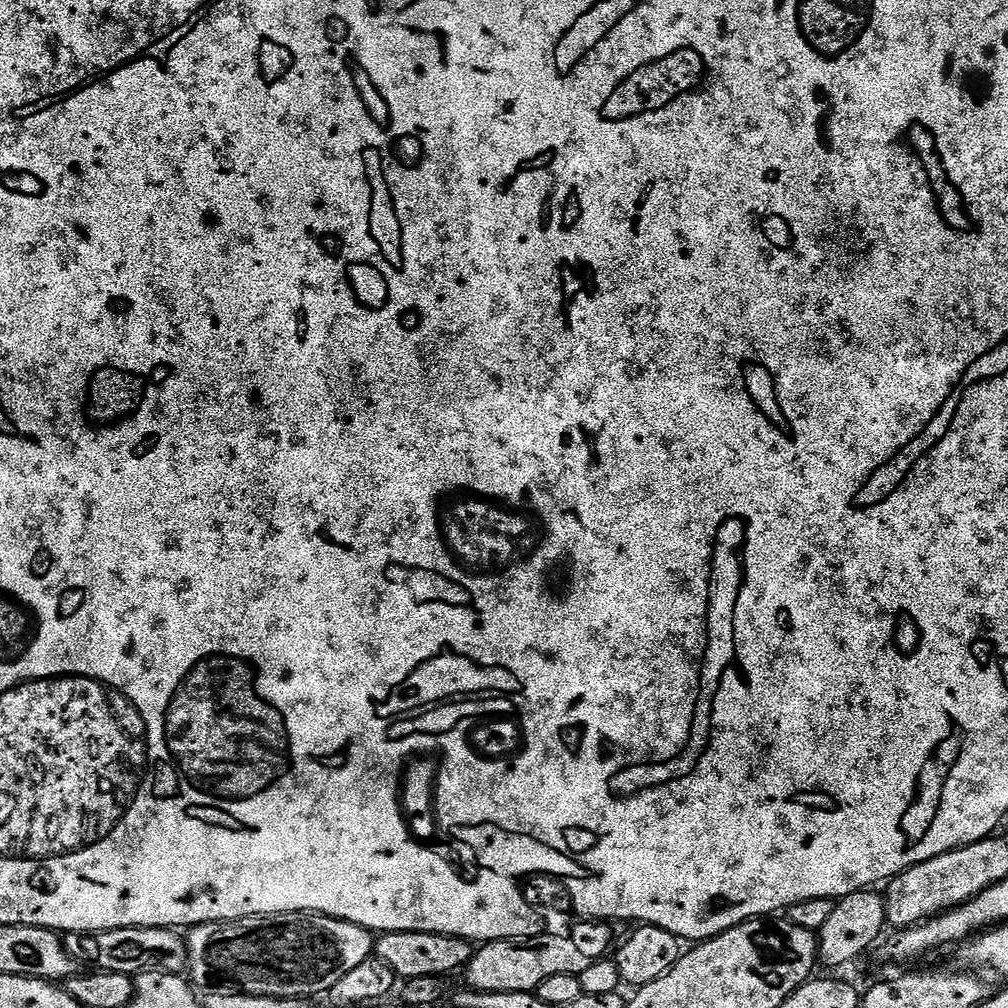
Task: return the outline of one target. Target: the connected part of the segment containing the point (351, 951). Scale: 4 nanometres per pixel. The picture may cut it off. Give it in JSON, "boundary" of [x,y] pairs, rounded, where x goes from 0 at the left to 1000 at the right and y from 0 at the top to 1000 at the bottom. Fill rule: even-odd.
{"boundary":[[[281,905],[280,907],[272,907],[271,909],[245,909],[239,913],[228,913],[222,916],[196,917],[186,926],[185,936],[187,938],[186,963],[188,965],[190,964],[191,969],[189,968],[189,971],[191,973],[210,972],[213,970],[214,964],[219,964],[220,967],[227,968],[230,972],[235,972],[238,975],[235,977],[241,983],[253,988],[271,988],[272,990],[280,990],[281,992],[307,990],[306,988],[313,988],[316,984],[317,987],[325,985],[331,978],[331,974],[336,974],[347,962],[352,962],[358,954],[363,954],[371,944],[371,929],[365,922],[354,917],[348,917],[342,913],[336,913],[330,909],[320,909],[318,905]]]}

